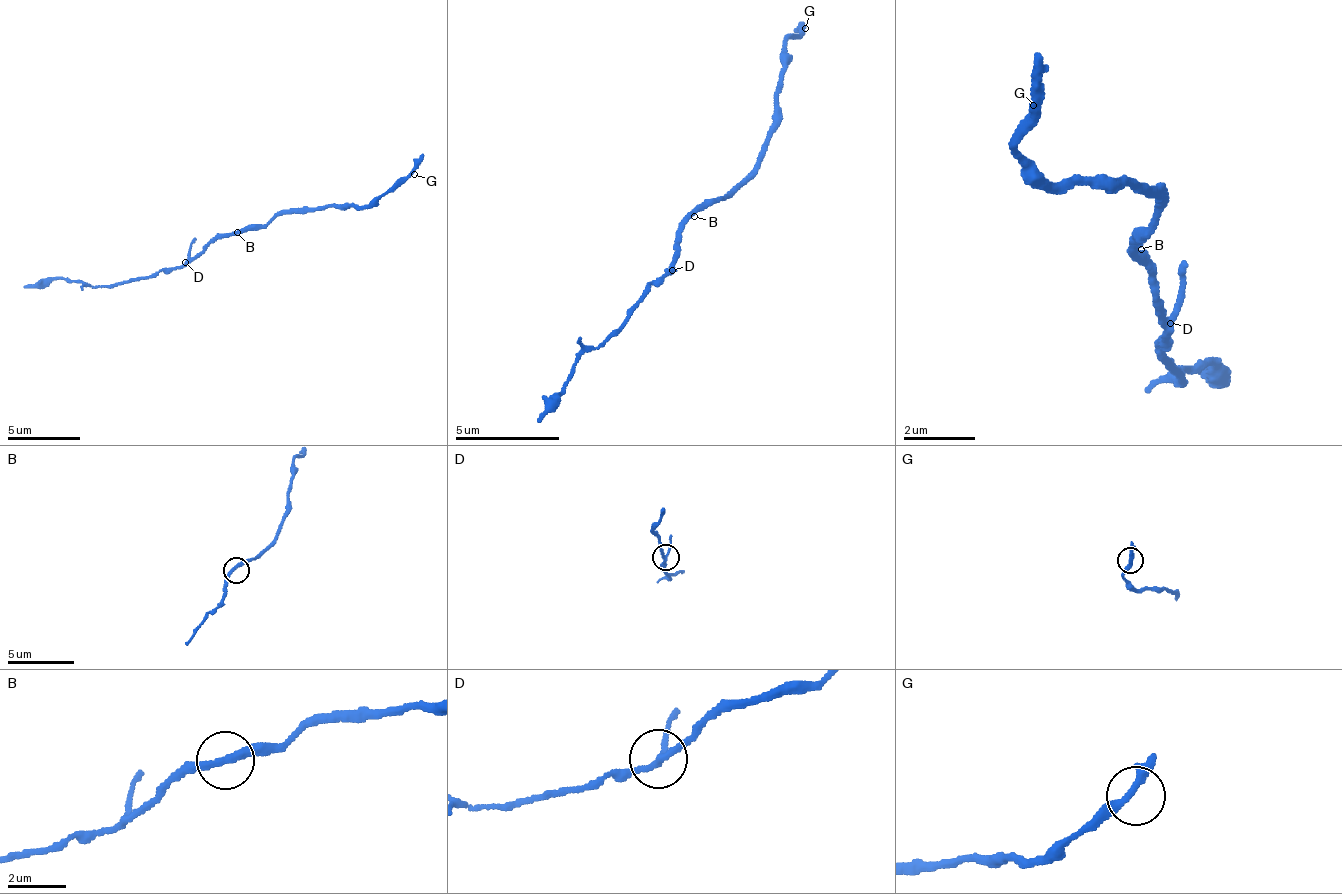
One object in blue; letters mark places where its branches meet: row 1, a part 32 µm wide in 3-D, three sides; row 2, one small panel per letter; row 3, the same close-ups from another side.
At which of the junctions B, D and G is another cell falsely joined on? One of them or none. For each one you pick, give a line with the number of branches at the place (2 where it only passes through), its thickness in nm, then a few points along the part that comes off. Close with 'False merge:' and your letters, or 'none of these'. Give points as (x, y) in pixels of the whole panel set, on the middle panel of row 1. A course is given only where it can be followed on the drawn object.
D: branches 3; calibre 190 nm; course (672, 269), (645, 284), (612, 331), (580, 357), (537, 420)
False merge: D

